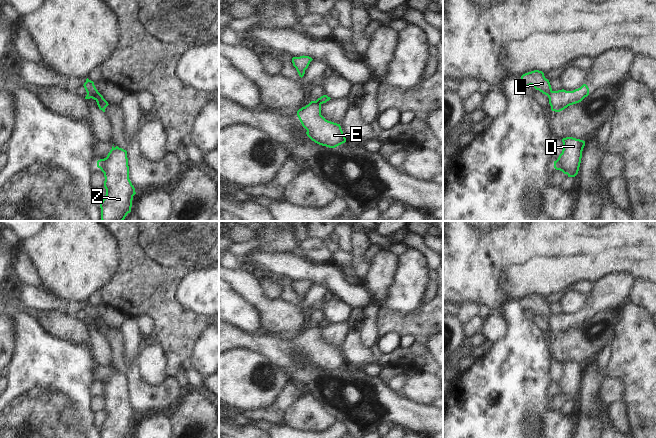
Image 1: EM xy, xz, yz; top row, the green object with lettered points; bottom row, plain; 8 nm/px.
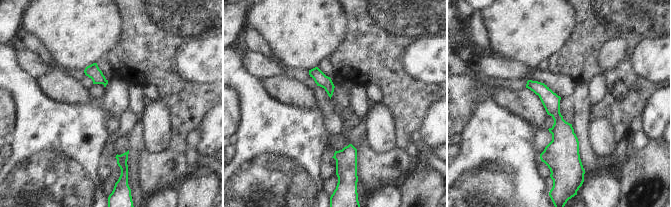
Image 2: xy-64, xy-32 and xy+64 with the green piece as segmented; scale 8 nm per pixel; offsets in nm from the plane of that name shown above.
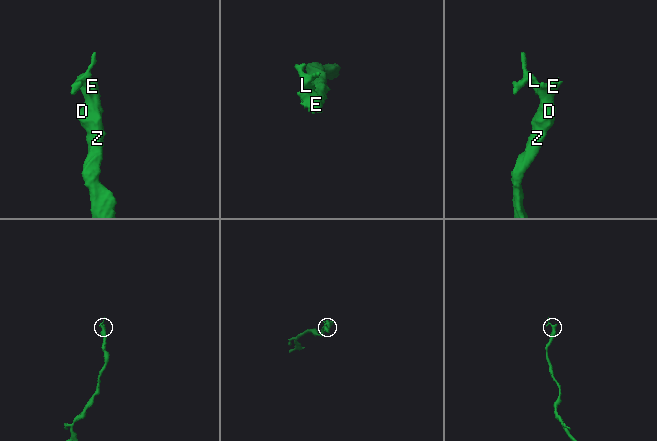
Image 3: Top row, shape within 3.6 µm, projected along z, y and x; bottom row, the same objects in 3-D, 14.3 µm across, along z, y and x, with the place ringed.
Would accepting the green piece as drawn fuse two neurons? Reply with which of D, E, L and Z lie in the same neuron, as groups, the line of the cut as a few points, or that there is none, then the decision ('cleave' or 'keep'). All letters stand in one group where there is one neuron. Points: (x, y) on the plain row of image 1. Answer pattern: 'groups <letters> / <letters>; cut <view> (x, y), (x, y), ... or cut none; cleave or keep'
groups D E Z / L; cut xz (314, 325), (320, 329); cleave

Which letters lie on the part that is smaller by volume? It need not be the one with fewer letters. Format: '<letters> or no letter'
L

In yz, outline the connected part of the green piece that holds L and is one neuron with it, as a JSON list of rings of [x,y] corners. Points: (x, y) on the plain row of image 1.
[[[534,294],[525,297],[521,300],[521,305],[525,311],[532,309],[536,314],[539,314],[545,319],[549,319],[552,316],[550,306],[545,302],[542,295]]]

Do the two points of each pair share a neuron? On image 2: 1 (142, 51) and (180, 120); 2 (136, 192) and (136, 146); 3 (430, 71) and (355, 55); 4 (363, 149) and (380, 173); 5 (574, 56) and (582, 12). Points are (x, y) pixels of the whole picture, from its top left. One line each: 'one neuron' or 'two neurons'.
1: one neuron
2: one neuron
3: two neurons
4: one neuron
5: one neuron

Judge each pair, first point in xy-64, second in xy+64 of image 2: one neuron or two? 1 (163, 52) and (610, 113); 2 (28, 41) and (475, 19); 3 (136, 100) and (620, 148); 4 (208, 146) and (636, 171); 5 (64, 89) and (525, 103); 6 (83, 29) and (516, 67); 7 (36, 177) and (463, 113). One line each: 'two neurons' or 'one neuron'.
1: one neuron
2: one neuron
3: one neuron
4: two neurons
5: one neuron
6: two neurons
7: two neurons

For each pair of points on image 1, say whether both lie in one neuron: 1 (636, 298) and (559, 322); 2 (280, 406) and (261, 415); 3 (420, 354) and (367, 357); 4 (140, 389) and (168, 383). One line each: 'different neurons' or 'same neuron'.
1: different neurons
2: same neuron
3: different neurons
4: same neuron

